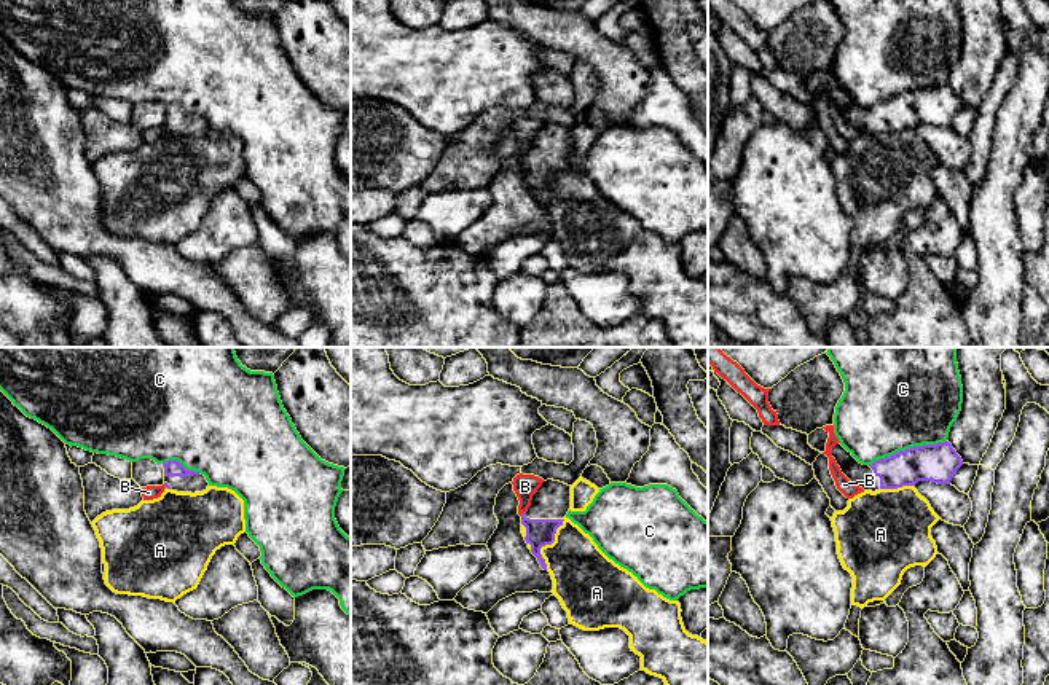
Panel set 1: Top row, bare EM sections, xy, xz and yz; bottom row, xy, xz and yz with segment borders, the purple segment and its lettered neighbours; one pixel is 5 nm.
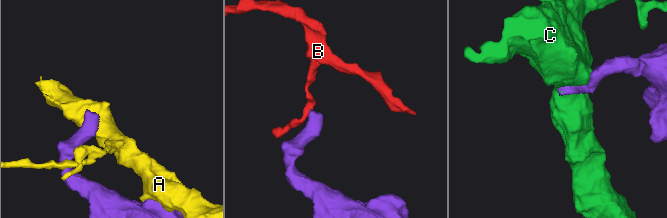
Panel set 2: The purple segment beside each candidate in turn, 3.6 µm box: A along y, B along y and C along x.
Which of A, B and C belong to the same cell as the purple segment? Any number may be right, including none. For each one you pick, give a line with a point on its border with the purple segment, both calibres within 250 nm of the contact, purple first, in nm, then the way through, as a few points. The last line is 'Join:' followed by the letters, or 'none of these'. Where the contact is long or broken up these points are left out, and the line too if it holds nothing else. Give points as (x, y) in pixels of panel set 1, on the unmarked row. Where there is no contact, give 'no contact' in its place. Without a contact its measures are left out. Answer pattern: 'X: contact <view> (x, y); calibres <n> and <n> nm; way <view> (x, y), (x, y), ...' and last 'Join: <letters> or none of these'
Join: none of these

